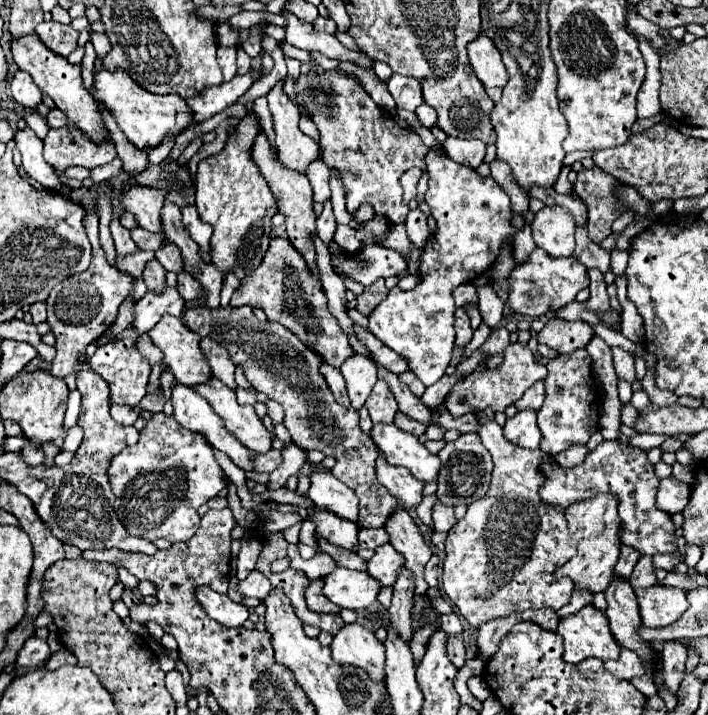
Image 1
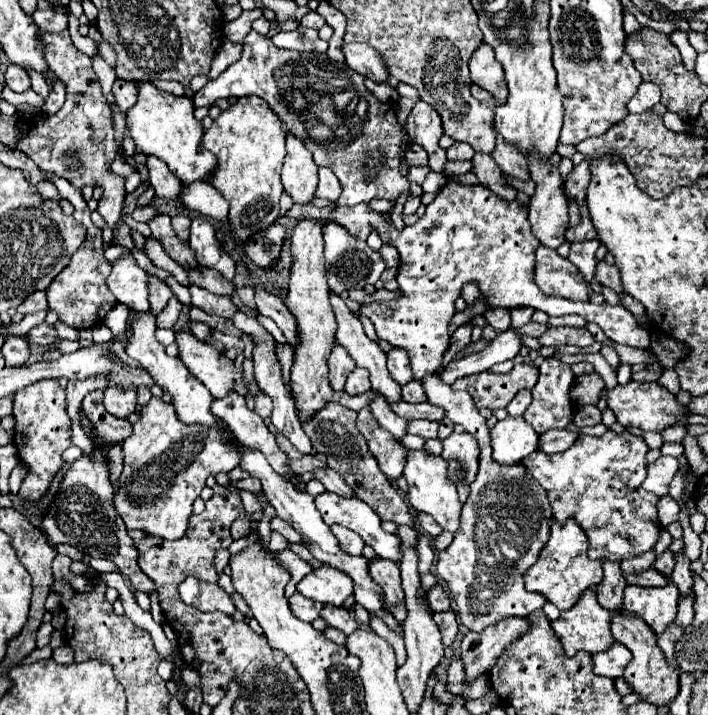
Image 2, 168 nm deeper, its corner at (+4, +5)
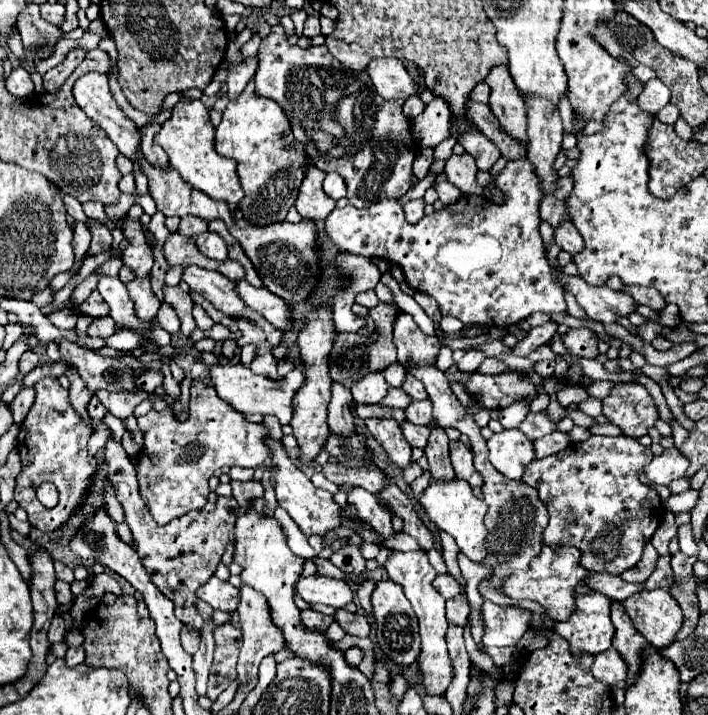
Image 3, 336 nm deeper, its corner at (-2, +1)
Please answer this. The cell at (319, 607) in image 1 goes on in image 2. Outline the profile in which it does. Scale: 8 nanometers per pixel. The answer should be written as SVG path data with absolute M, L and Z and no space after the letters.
M295 593L293 597L289 597L289 607L291 607L293 615L297 619L301 619L301 621L313 621L313 619L317 619L319 611L323 609L323 605L303 597L301 593Z

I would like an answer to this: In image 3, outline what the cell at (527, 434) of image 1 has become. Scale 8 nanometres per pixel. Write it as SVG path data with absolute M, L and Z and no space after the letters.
M519 429L495 433L489 441L489 461L507 479L521 479L525 467L535 459L533 443Z

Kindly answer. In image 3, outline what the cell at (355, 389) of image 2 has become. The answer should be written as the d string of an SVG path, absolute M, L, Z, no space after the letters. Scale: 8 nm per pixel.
M371 373L351 389L351 395L359 403L379 403L387 395L387 389L389 385L385 377L381 373Z

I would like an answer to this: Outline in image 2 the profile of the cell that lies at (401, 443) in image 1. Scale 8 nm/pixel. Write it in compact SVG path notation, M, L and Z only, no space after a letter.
M425 449L419 451L407 451L405 455L407 469L405 469L405 479L409 483L409 501L417 511L429 513L443 529L455 533L459 529L459 513L461 513L461 503L457 497L455 485L447 479L447 465L439 455L431 455Z

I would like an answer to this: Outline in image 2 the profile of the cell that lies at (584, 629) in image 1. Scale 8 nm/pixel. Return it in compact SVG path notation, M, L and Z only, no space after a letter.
M587 589L587 593L583 593L571 609L563 611L551 627L561 637L567 657L573 657L577 651L599 653L609 649L615 643L609 631L609 621L611 611L603 609L597 603L595 591Z

